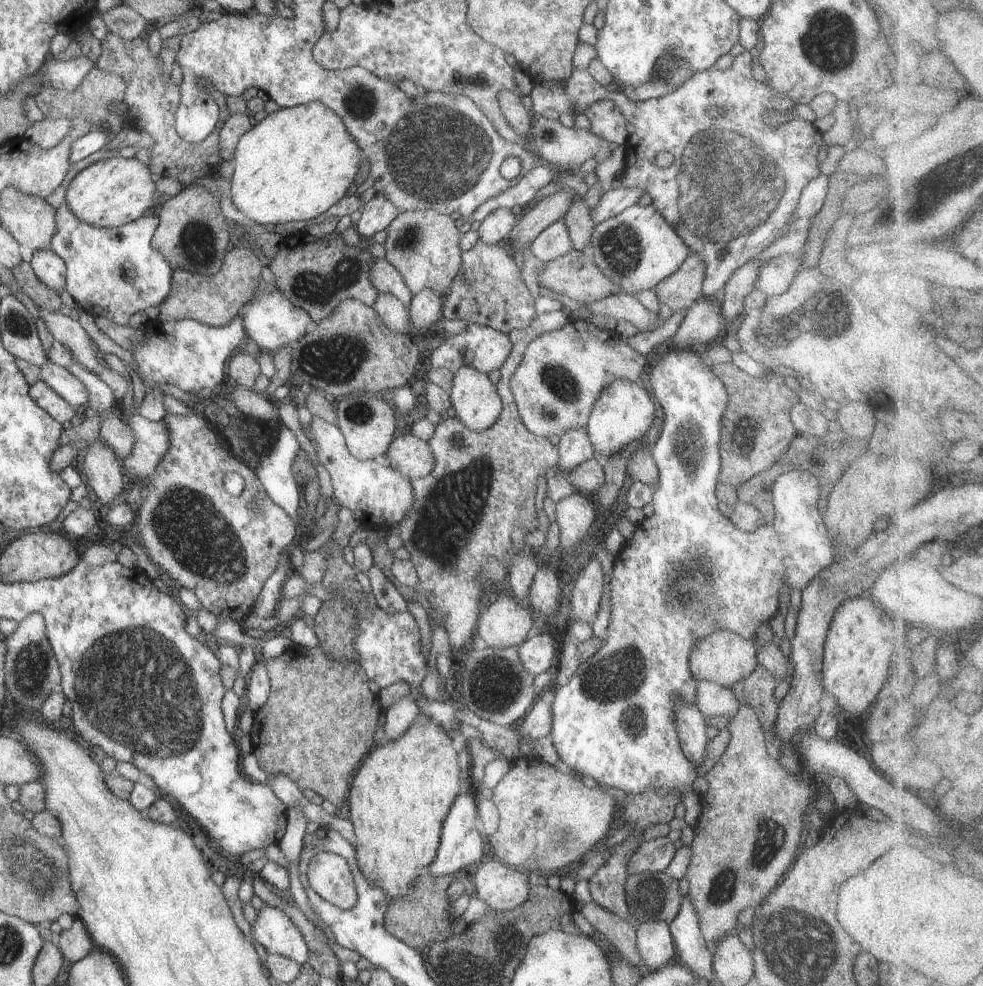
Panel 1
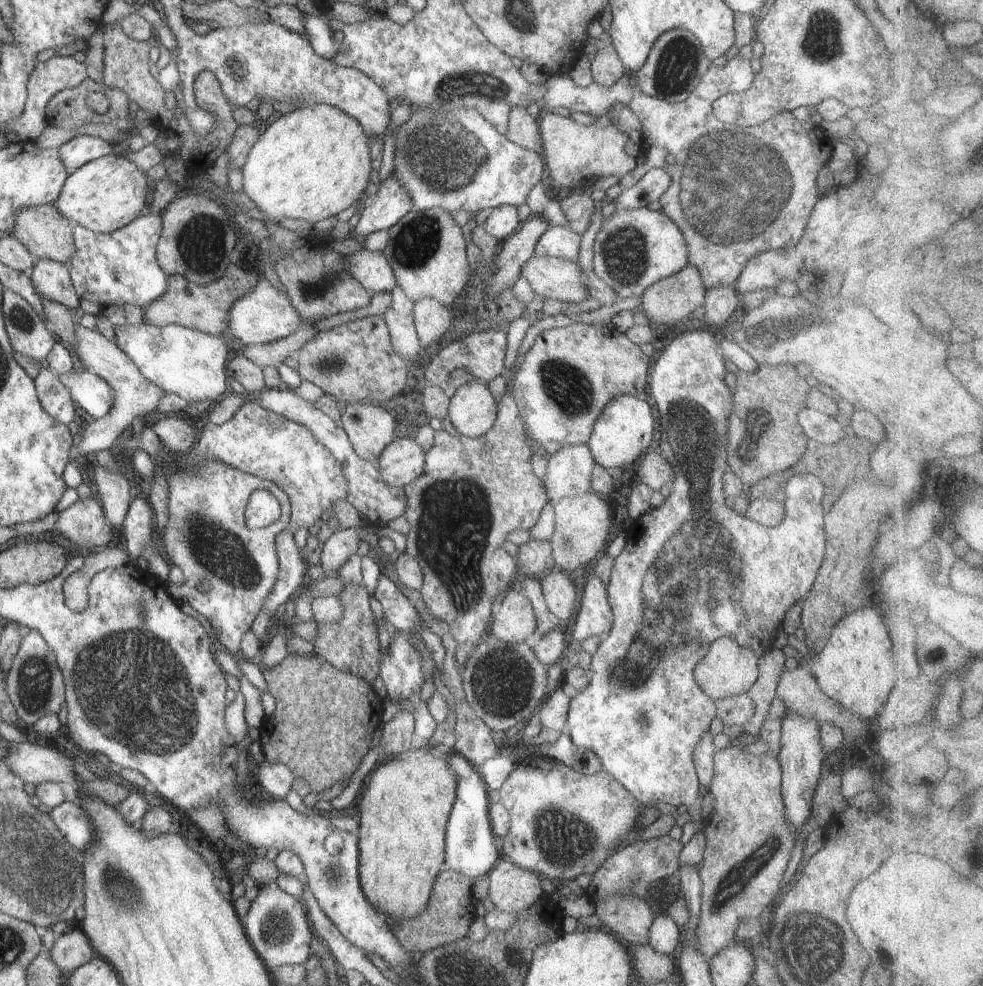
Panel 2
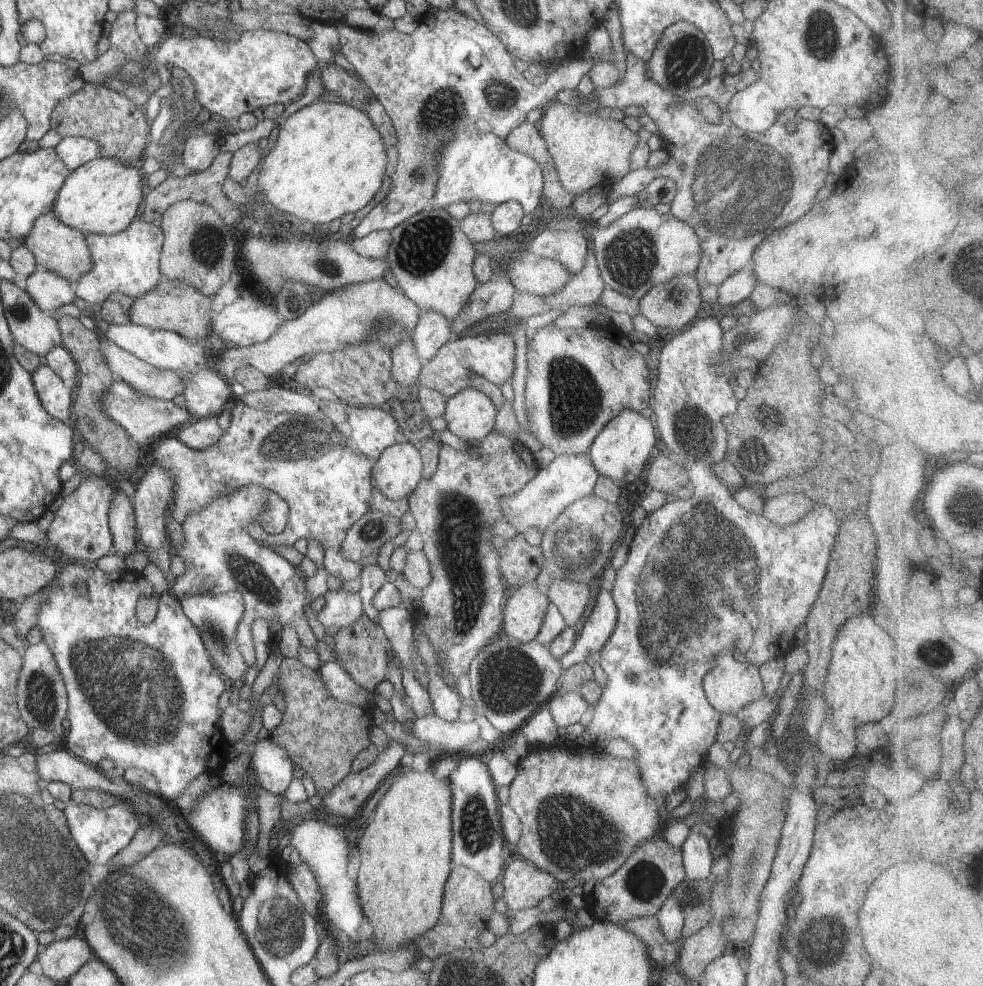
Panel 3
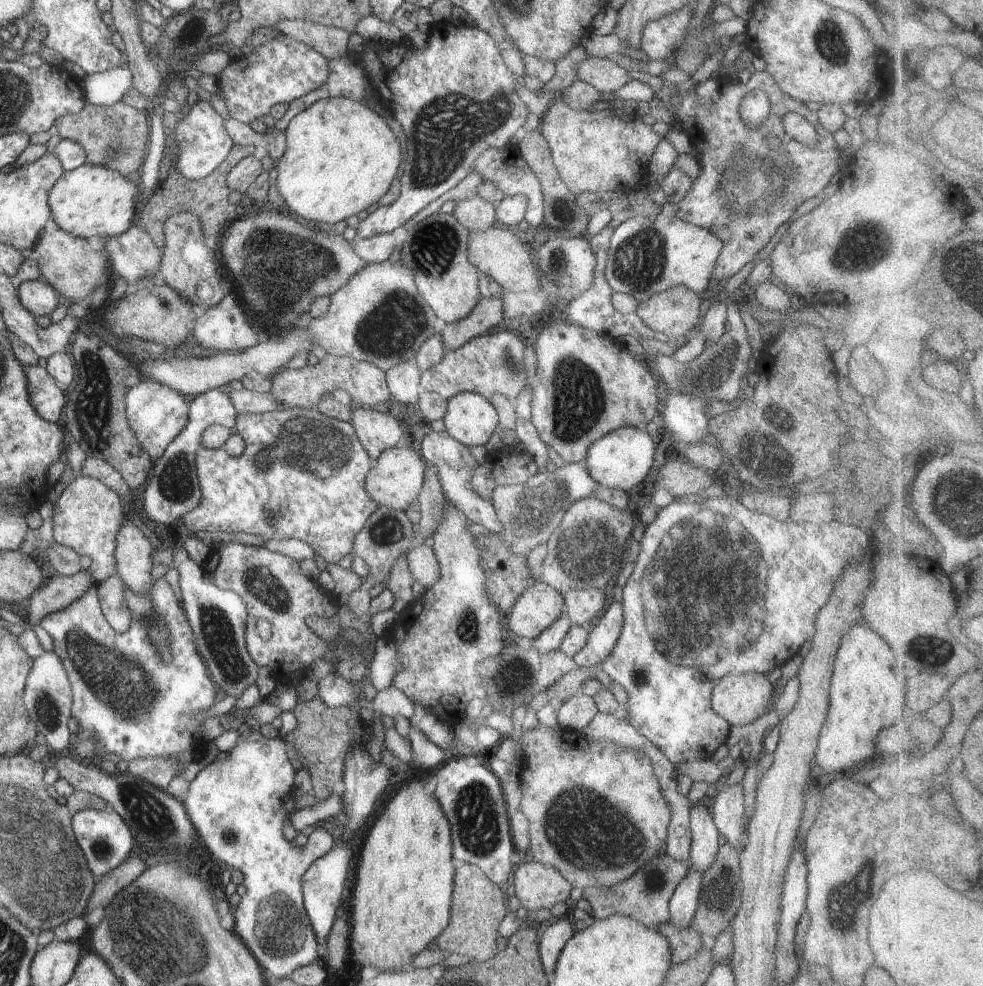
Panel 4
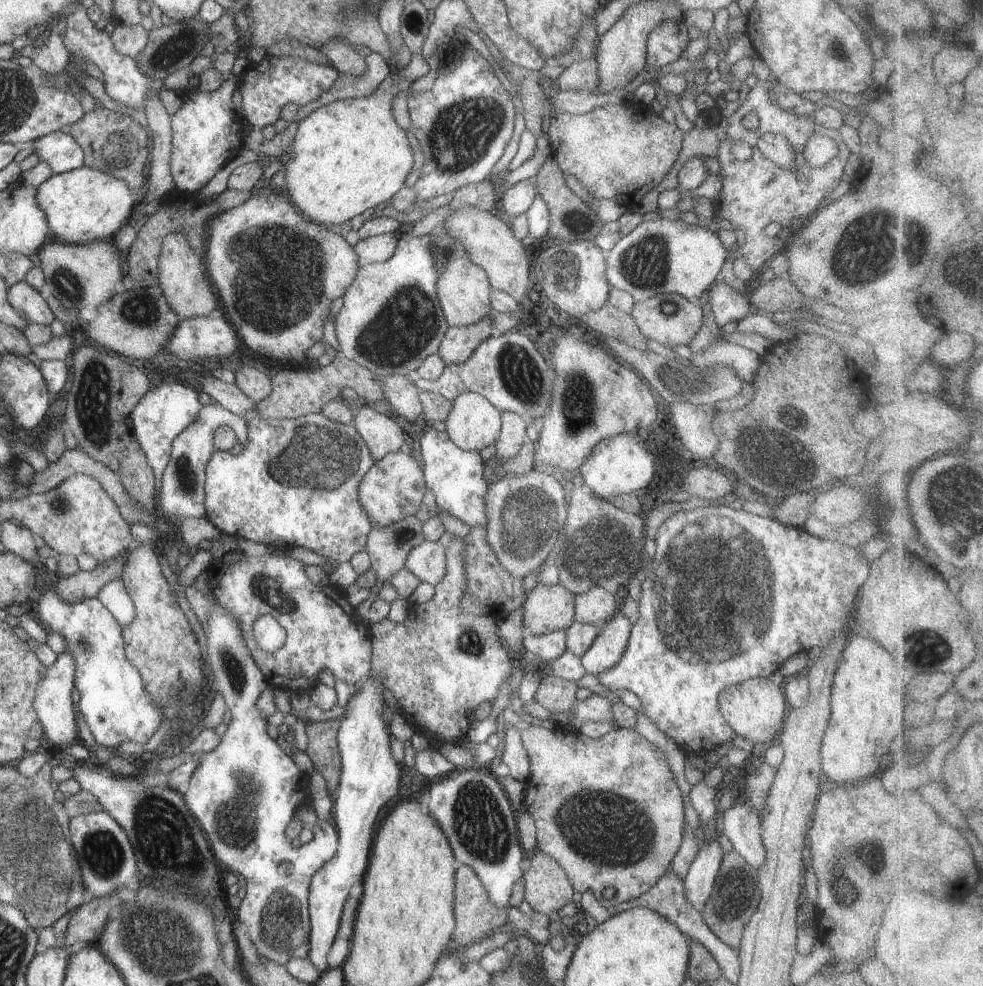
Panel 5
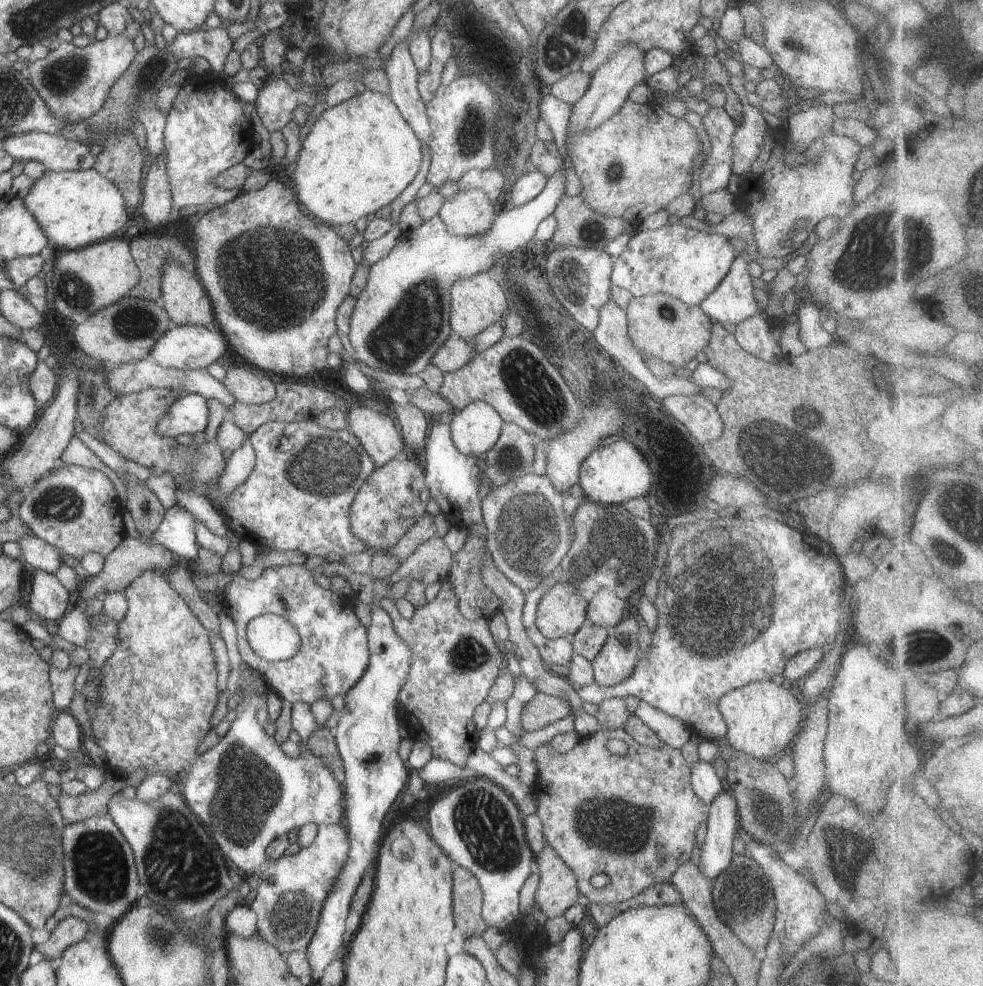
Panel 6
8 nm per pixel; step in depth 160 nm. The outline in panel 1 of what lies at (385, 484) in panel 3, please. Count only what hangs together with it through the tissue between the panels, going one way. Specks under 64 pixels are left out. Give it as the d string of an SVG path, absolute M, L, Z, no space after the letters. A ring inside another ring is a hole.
M410 433L396 436L385 453L388 467L411 481L432 472L435 458L430 445Z

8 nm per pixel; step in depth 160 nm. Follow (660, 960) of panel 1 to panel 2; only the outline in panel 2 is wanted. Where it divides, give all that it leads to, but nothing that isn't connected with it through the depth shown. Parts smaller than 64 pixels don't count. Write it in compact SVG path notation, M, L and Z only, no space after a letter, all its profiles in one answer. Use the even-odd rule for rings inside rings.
M656 915L649 928L649 945L660 954L672 956L682 935L681 928L670 915Z

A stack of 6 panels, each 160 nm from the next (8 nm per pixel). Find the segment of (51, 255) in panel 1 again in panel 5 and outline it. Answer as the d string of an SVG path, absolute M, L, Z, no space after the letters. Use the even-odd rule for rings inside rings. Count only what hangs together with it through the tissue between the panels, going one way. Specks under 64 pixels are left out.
M25 280L10 286L8 300L28 323L49 326L55 319L47 301Z

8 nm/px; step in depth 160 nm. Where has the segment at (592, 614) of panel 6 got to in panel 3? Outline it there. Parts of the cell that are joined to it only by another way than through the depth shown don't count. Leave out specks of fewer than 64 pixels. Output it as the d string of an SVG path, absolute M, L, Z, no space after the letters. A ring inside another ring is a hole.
M556 579L551 583L546 590L551 603L564 616L568 627L582 628L585 624L580 618L592 600L589 585Z

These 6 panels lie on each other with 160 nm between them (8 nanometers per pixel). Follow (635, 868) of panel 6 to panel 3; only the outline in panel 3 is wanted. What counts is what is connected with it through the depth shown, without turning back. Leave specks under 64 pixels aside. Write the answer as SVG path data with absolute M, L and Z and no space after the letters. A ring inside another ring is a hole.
M571 740L569 745L559 741L548 747L532 747L516 766L516 776L509 784L509 805L522 823L517 852L520 858L549 872L561 883L570 879L585 883L612 876L633 850L658 837L665 824L663 800L648 794L636 761L619 759L598 748L578 746Z

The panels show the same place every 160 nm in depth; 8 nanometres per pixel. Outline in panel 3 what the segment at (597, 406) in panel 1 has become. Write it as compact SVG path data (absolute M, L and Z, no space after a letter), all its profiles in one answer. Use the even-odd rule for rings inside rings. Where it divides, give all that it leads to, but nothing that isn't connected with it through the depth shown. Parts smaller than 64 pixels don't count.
M624 409L605 424L604 430L590 445L587 455L600 475L622 484L622 482L634 482L642 474L644 466L654 455L654 444L656 444L656 436L648 413Z

